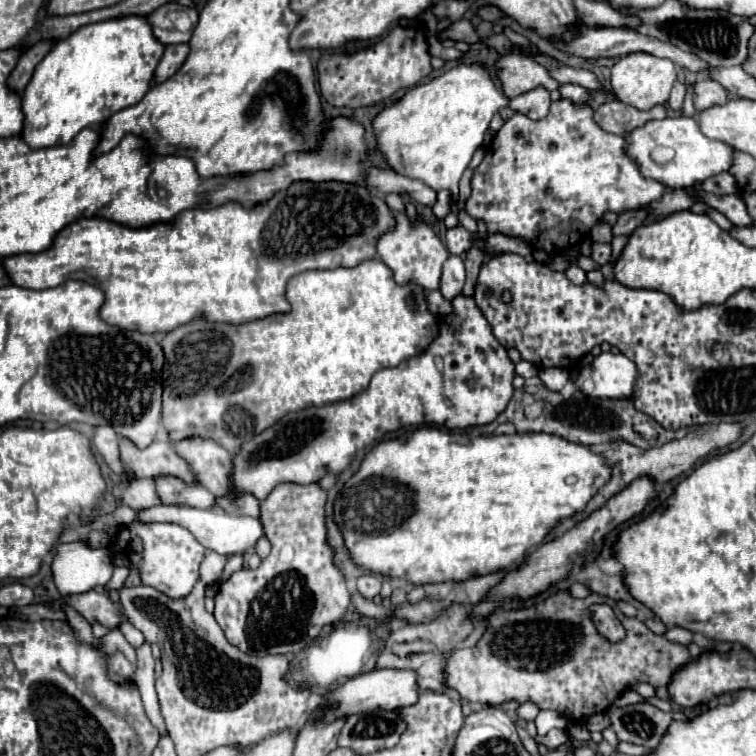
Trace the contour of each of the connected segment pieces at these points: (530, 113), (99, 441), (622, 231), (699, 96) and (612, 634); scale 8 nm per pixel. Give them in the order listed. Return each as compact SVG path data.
M537 87L523 95L517 95L509 101L509 107L517 113L523 113L531 119L543 119L549 111L549 91L545 87Z
M97 427L97 433L95 433L93 443L95 443L97 451L101 453L103 461L107 463L107 467L117 477L121 477L123 471L125 471L125 465L123 465L121 455L119 455L119 439L117 439L115 431L111 427Z
M639 207L635 211L627 211L627 213L619 215L619 219L617 219L615 227L613 227L613 235L631 235L637 227L643 225L647 215L649 215L647 207Z
M699 79L693 85L693 91L695 91L693 101L695 101L697 111L715 107L715 105L723 105L727 101L727 91L721 87L721 83L713 79Z
M593 605L591 613L593 613L593 621L595 621L601 635L605 635L611 641L617 641L617 639L625 637L625 629L617 621L617 617L615 617L615 613L609 605Z

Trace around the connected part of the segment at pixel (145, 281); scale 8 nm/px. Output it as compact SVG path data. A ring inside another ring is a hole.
M329 181L329 183L293 183L287 191L279 191L277 195L273 195L269 201L259 203L251 209L243 207L241 203L225 203L221 207L215 209L187 209L181 211L173 223L155 223L149 227L141 227L141 229L131 229L127 225L119 225L115 221L107 221L107 219L79 219L71 225L67 225L59 235L57 235L57 243L53 241L53 247L49 251L41 251L35 255L15 255L15 257L7 257L3 259L5 271L11 277L13 285L19 287L27 287L27 289L49 289L49 287L57 287L63 281L69 279L81 279L87 281L99 289L103 289L107 301L101 307L101 319L105 319L109 325L117 325L129 331L141 331L141 333L169 333L185 323L191 323L193 319L209 319L209 321L219 321L219 323L233 323L233 325L241 325L241 323L249 323L255 319L263 319L275 313L287 313L289 311L289 303L285 299L285 287L287 281L291 277L295 277L301 271L311 271L311 269L337 269L337 267L357 267L359 263L373 259L375 257L375 245L377 239L381 235L385 235L385 231L393 231L395 227L395 217L391 213L391 209L387 207L385 199L375 195L371 189L363 187L363 185L355 185L355 183L337 183L337 181Z

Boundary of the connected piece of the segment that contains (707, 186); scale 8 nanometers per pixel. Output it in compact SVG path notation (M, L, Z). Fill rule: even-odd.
M725 173L725 175L715 175L713 179L707 179L703 185L695 185L693 189L701 189L703 191L709 191L709 193L715 193L715 195L731 195L737 191L737 185L735 185L735 179Z

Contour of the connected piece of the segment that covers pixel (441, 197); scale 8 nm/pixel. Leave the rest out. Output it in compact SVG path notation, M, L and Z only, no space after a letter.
M439 191L437 193L437 203L433 203L433 213L437 219L443 219L449 213L449 191Z

